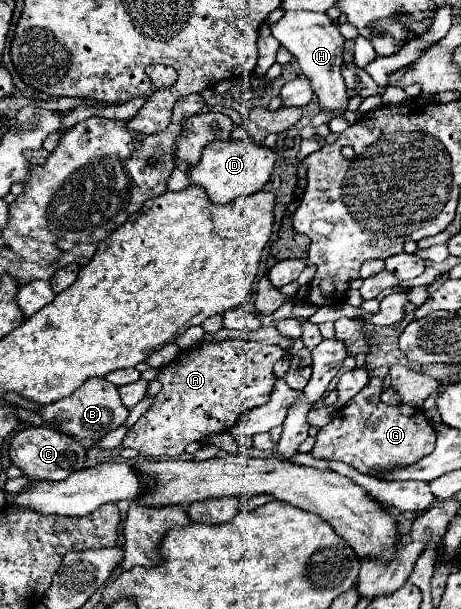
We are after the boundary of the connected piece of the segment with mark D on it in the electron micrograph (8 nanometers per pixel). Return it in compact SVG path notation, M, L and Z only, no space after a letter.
M236 140L210 142L202 152L202 160L188 168L188 178L192 186L204 188L210 202L228 204L238 196L260 192L272 174L274 162L276 162L274 150L258 146L254 142L236 142Z

